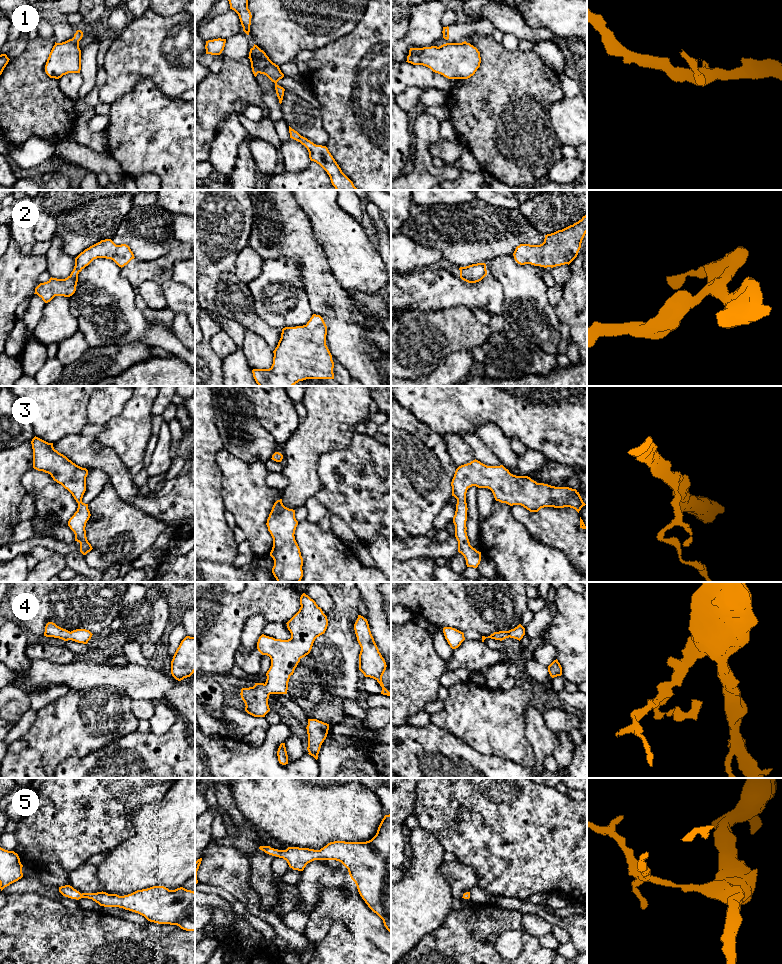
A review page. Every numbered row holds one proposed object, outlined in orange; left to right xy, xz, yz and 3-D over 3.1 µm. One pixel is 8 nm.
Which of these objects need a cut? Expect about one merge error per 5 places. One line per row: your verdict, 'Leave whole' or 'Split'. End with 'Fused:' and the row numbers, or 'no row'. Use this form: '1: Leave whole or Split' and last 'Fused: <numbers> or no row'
1: Split
2: Leave whole
3: Leave whole
4: Leave whole
5: Leave whole
Fused: 1

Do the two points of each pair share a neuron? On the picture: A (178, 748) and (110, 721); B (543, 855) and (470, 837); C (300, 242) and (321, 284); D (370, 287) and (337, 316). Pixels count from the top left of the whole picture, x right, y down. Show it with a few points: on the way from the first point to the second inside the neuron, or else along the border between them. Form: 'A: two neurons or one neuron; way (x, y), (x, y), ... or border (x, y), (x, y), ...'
A: two neurons; border (136, 729), (117, 737), (113, 741)
B: one neuron; way (525, 848), (502, 848), (491, 837), (488, 837)
C: one neuron; way (307, 252), (317, 274)
D: two neurons; border (334, 275), (338, 283), (348, 294)

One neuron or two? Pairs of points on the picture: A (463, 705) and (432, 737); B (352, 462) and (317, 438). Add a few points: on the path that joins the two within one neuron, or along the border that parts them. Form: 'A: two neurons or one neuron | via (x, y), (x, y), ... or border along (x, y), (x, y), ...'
A: two neurons | border along (431, 722), (449, 731), (461, 740)
B: two neurons | border along (346, 447), (324, 453), (316, 464)

